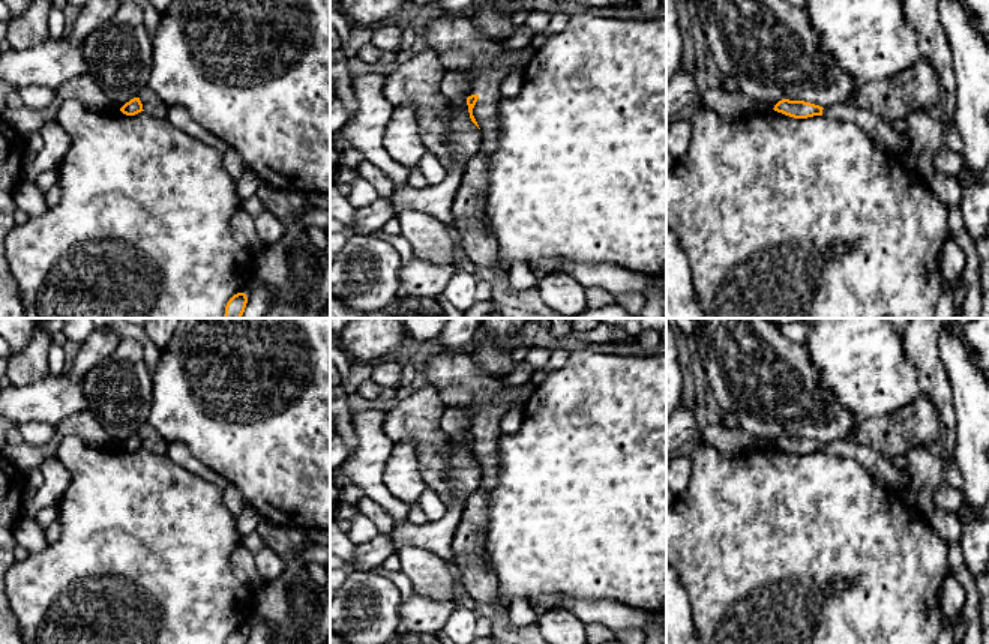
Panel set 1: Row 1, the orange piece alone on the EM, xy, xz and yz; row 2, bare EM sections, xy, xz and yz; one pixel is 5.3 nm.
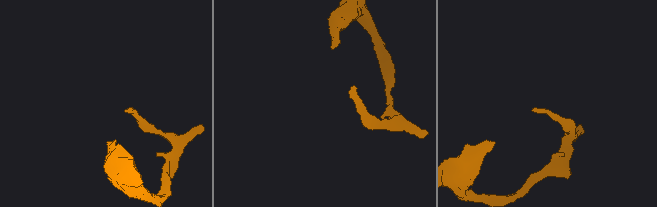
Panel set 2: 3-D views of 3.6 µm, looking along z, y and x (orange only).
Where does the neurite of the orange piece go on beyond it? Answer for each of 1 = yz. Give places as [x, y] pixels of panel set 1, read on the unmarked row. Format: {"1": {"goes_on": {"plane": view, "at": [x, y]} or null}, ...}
{"1": {"goes_on": null}}

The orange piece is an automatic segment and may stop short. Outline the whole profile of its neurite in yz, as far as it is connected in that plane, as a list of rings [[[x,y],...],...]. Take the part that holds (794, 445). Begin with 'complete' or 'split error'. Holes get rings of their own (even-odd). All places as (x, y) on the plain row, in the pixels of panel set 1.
complete; [[[782,435],[774,441],[773,446],[794,455],[807,455],[822,452],[824,444],[804,437]]]

